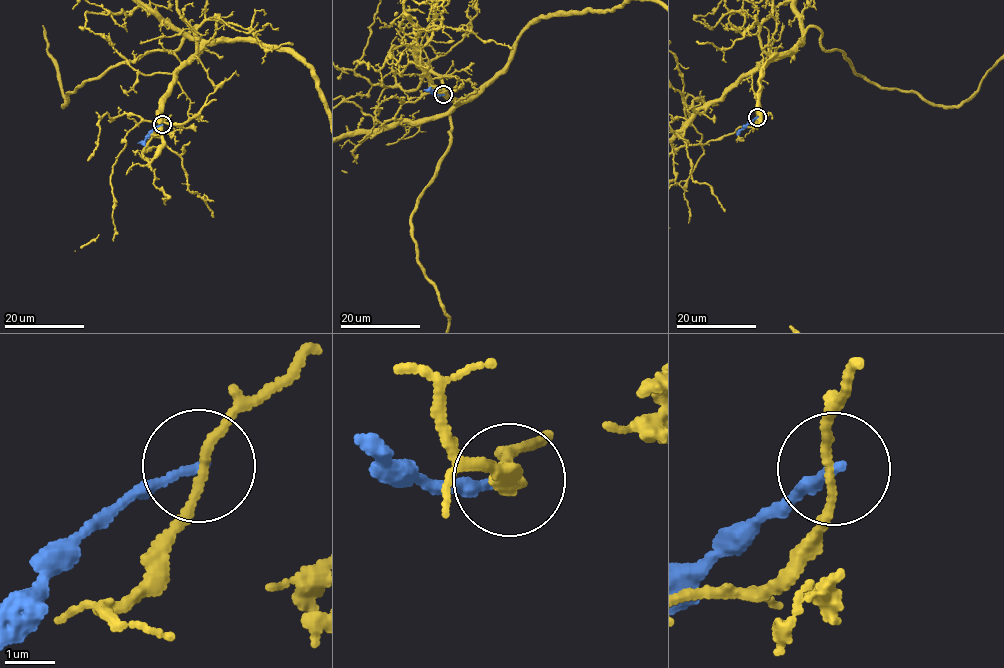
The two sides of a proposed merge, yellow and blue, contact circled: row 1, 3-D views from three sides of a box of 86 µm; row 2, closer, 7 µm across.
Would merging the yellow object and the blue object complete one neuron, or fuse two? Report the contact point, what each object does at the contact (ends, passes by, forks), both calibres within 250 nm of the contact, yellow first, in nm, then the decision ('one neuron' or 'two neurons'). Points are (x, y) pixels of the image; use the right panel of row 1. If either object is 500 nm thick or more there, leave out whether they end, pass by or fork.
place (757, 117); yellow passes by; blue ends; calibres 160 and 180 nm; two neurons

